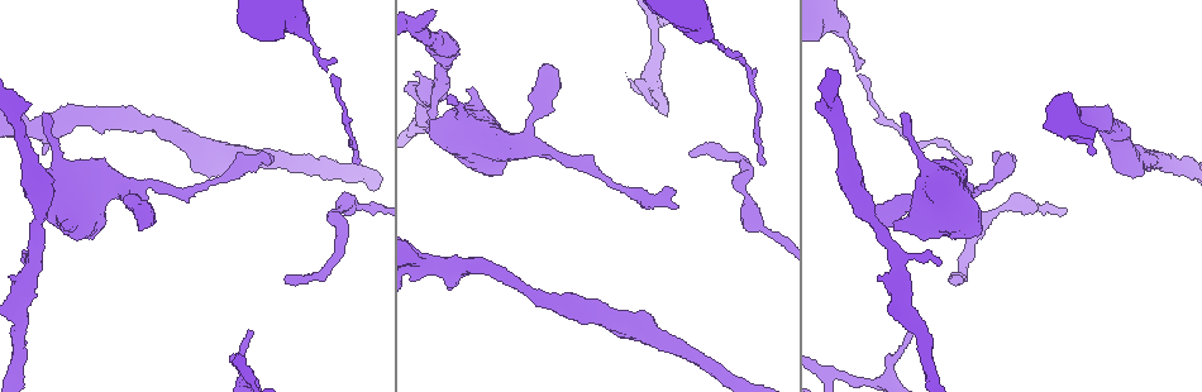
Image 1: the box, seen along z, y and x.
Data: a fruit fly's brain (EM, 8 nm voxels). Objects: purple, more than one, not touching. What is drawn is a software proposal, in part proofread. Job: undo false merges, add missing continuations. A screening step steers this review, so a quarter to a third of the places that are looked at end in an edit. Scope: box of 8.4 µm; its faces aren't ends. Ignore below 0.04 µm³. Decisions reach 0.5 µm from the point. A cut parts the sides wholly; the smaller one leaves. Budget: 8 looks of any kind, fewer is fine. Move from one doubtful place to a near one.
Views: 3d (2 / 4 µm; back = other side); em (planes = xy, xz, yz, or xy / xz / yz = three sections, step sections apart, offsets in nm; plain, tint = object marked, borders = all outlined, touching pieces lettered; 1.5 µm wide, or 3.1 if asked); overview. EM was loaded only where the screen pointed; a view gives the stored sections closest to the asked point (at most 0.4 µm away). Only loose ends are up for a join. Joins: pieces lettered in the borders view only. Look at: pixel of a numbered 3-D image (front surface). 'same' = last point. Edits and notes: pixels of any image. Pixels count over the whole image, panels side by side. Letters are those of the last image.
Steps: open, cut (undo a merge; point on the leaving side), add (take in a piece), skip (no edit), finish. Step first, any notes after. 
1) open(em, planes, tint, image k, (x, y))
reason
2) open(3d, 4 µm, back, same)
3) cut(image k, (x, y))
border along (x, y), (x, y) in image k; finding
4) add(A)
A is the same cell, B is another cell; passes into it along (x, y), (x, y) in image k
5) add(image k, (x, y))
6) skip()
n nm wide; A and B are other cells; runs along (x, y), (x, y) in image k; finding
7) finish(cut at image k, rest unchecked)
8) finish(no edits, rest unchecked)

open(em, planes, plain, image 1, (864, 61))
free end

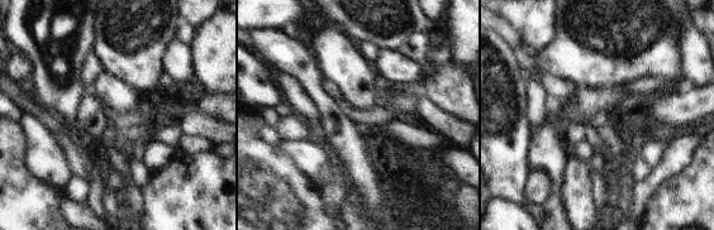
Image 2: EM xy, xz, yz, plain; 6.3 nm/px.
open(em, planes, borders, same)
see the neighbours

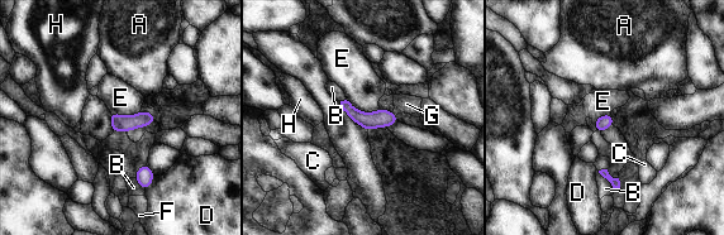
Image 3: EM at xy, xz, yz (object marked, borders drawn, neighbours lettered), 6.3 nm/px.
skip()
100 nm wide; A, B, C, D, E, F, G and H are other cells; runs along (344, 104), (362, 119), (394, 119) in image 3; none of them fits

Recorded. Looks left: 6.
open(3d, 4 µm, image 1, (691, 154))
an open end

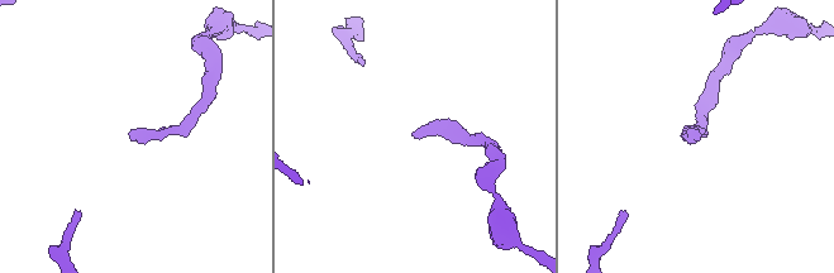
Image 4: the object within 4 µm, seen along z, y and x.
open(em, planes, borders, image 4, (412, 133))
need the tissue

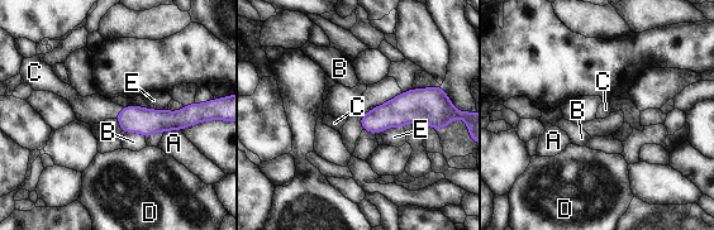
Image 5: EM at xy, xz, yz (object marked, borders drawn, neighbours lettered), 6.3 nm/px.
add(C)
160 nm wide; C is the same cell, A, B, D and E are other cells; passes into it along (141, 120), (118, 113), (95, 109) in image 5; it goes on there

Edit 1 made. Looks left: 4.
open(overview)

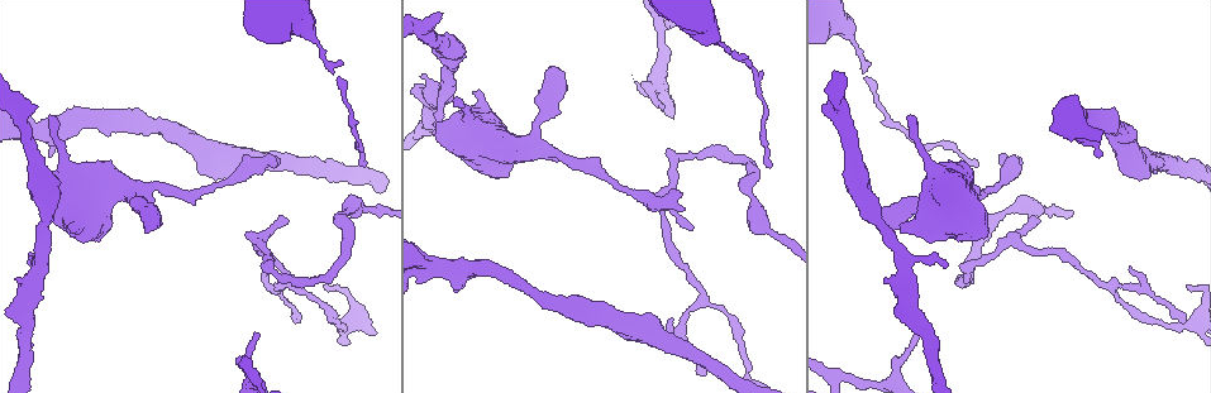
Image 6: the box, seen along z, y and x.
open(3d, 2 µm, image 6, (765, 229))
calibre changes

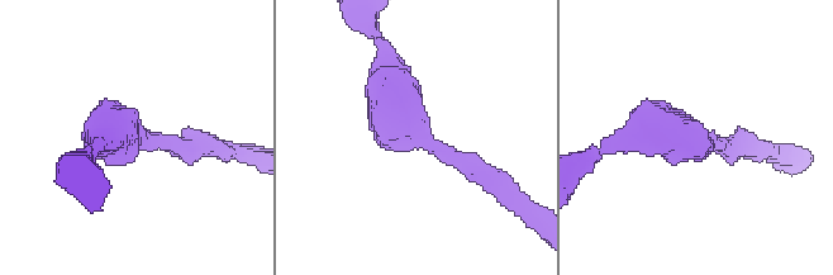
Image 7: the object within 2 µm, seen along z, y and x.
open(em, planes, borders, image 7, (700, 138))

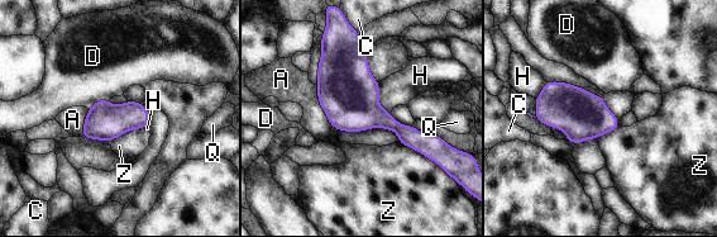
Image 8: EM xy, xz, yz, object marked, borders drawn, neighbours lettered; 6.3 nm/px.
skip()
A, C, D, H, Q and Z are other cells; border along (143, 128), (130, 128), (104, 142) in image 8; one neuron here

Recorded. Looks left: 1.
finish(add at image 5, rest unchecked)

